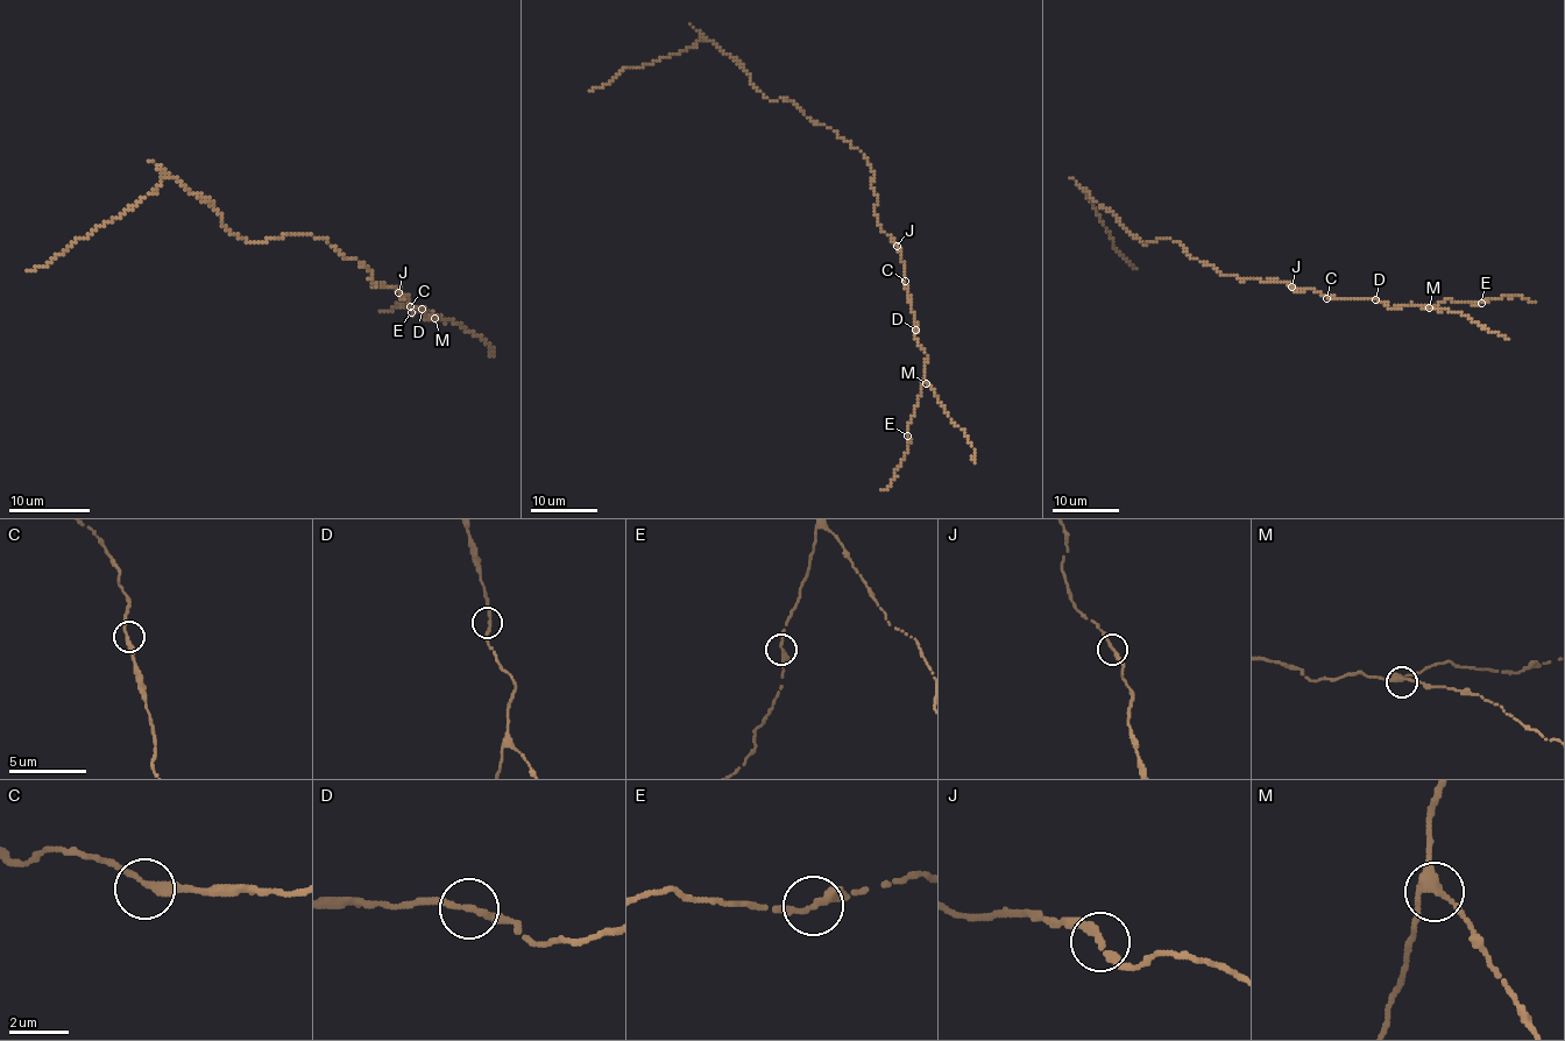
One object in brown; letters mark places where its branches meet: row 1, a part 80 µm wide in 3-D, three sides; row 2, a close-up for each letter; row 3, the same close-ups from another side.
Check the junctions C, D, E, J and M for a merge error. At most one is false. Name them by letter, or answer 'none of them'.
none of them

